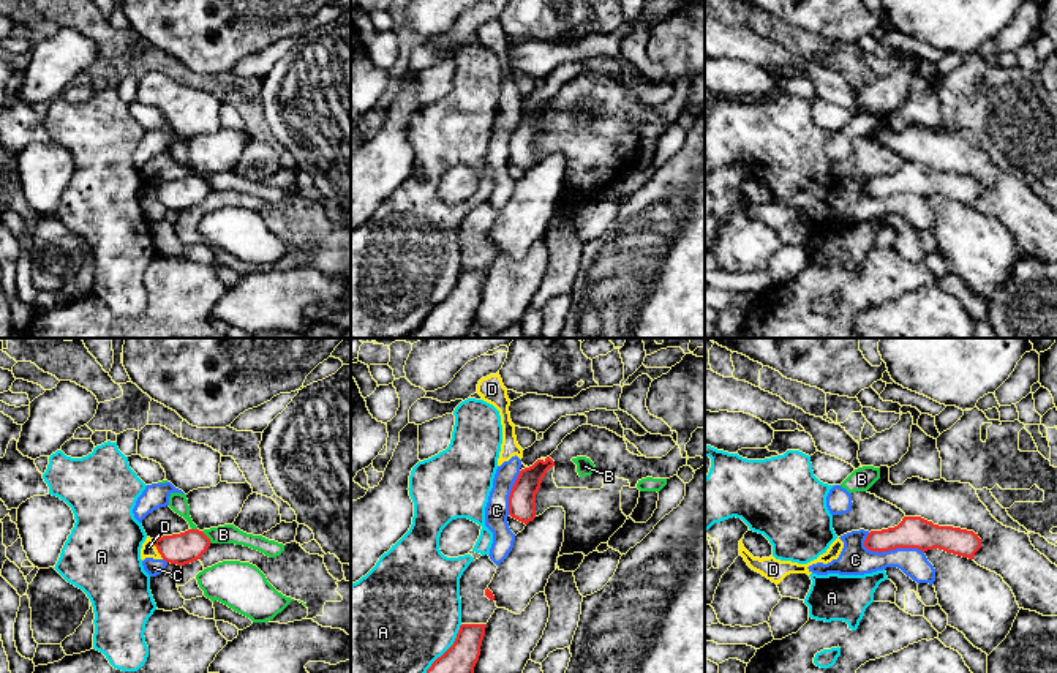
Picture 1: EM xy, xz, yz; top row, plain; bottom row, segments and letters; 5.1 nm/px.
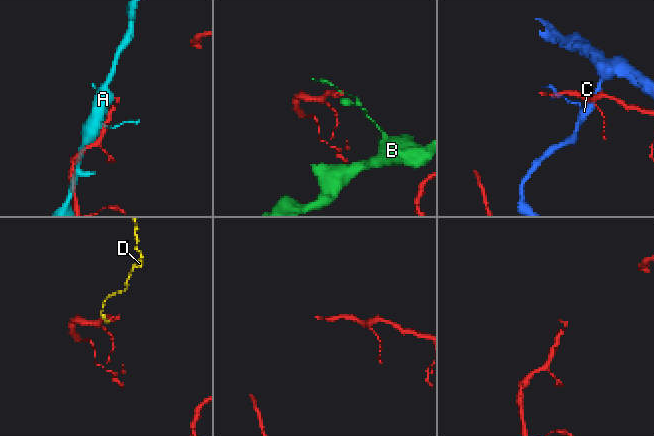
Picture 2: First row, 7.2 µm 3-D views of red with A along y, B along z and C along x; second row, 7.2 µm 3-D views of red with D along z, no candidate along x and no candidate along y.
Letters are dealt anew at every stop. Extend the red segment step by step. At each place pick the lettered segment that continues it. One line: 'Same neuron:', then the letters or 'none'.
Same neuron: none

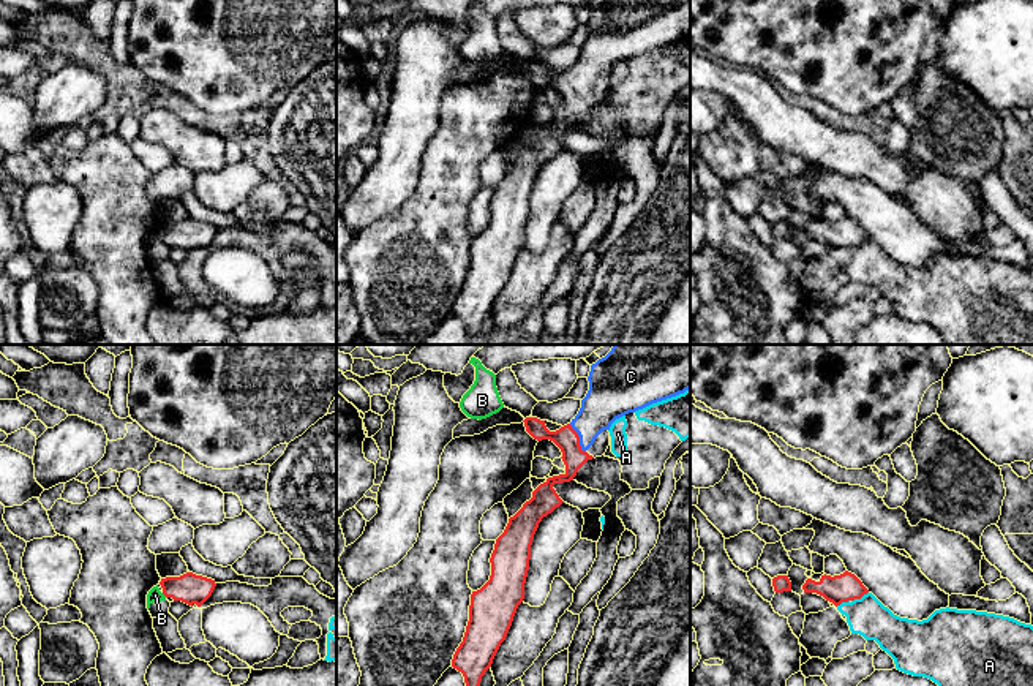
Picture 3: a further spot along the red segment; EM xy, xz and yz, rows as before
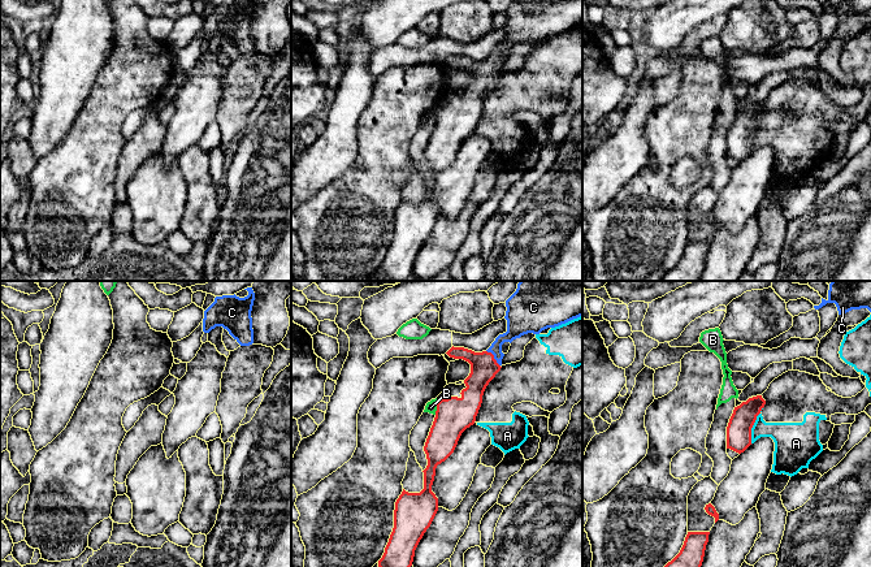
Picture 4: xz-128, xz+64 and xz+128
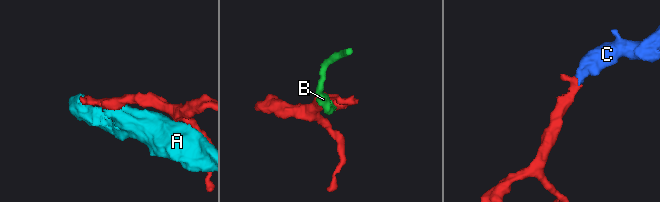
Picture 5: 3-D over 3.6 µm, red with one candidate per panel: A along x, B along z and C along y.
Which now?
Same neuron: C

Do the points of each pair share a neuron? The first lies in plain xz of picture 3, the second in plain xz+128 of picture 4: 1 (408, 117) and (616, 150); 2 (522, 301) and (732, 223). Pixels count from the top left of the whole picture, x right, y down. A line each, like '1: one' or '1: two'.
1: one
2: two

